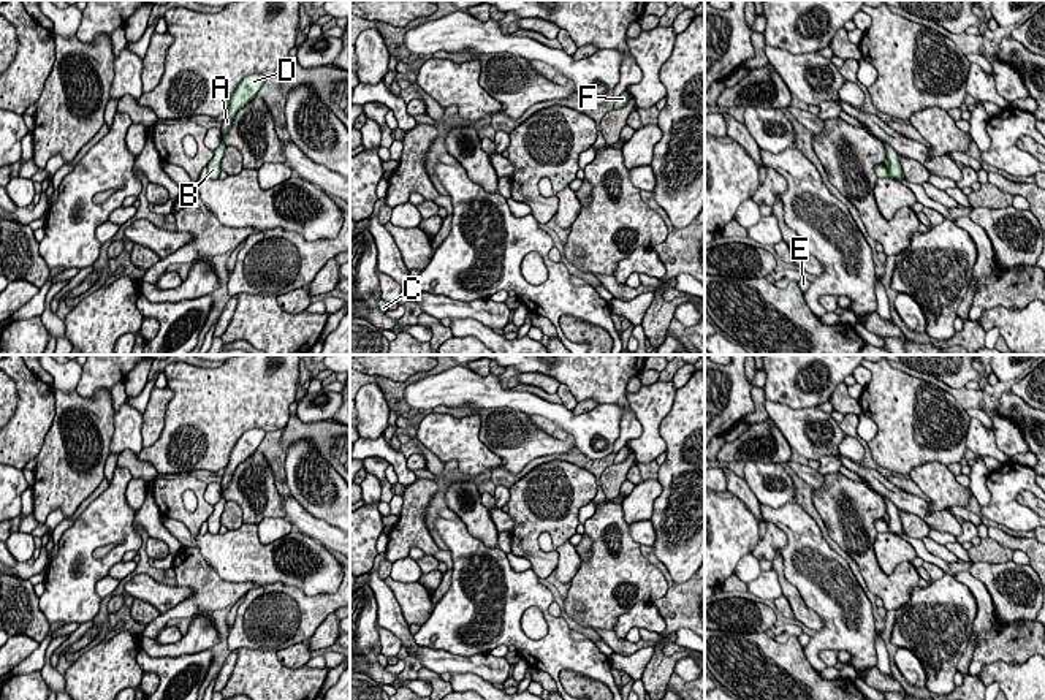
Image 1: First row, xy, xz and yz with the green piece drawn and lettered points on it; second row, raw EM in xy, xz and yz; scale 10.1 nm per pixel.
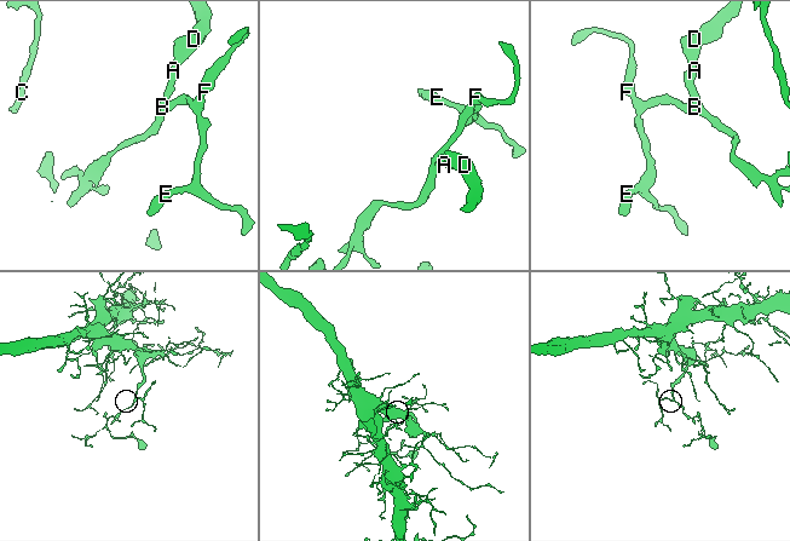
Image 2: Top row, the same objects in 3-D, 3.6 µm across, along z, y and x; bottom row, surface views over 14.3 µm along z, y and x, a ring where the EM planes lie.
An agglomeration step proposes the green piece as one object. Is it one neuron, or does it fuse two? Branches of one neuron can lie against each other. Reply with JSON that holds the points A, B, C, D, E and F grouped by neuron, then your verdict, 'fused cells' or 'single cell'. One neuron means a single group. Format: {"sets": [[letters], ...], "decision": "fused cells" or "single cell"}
{"sets": [["A", "B", "C", "D", "E", "F"]], "decision": "single cell"}

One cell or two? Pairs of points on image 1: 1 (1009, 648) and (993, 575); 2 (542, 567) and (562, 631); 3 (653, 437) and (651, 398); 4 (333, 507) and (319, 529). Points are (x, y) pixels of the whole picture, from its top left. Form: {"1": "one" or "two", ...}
{"1": "two", "2": "two", "3": "one", "4": "two"}

